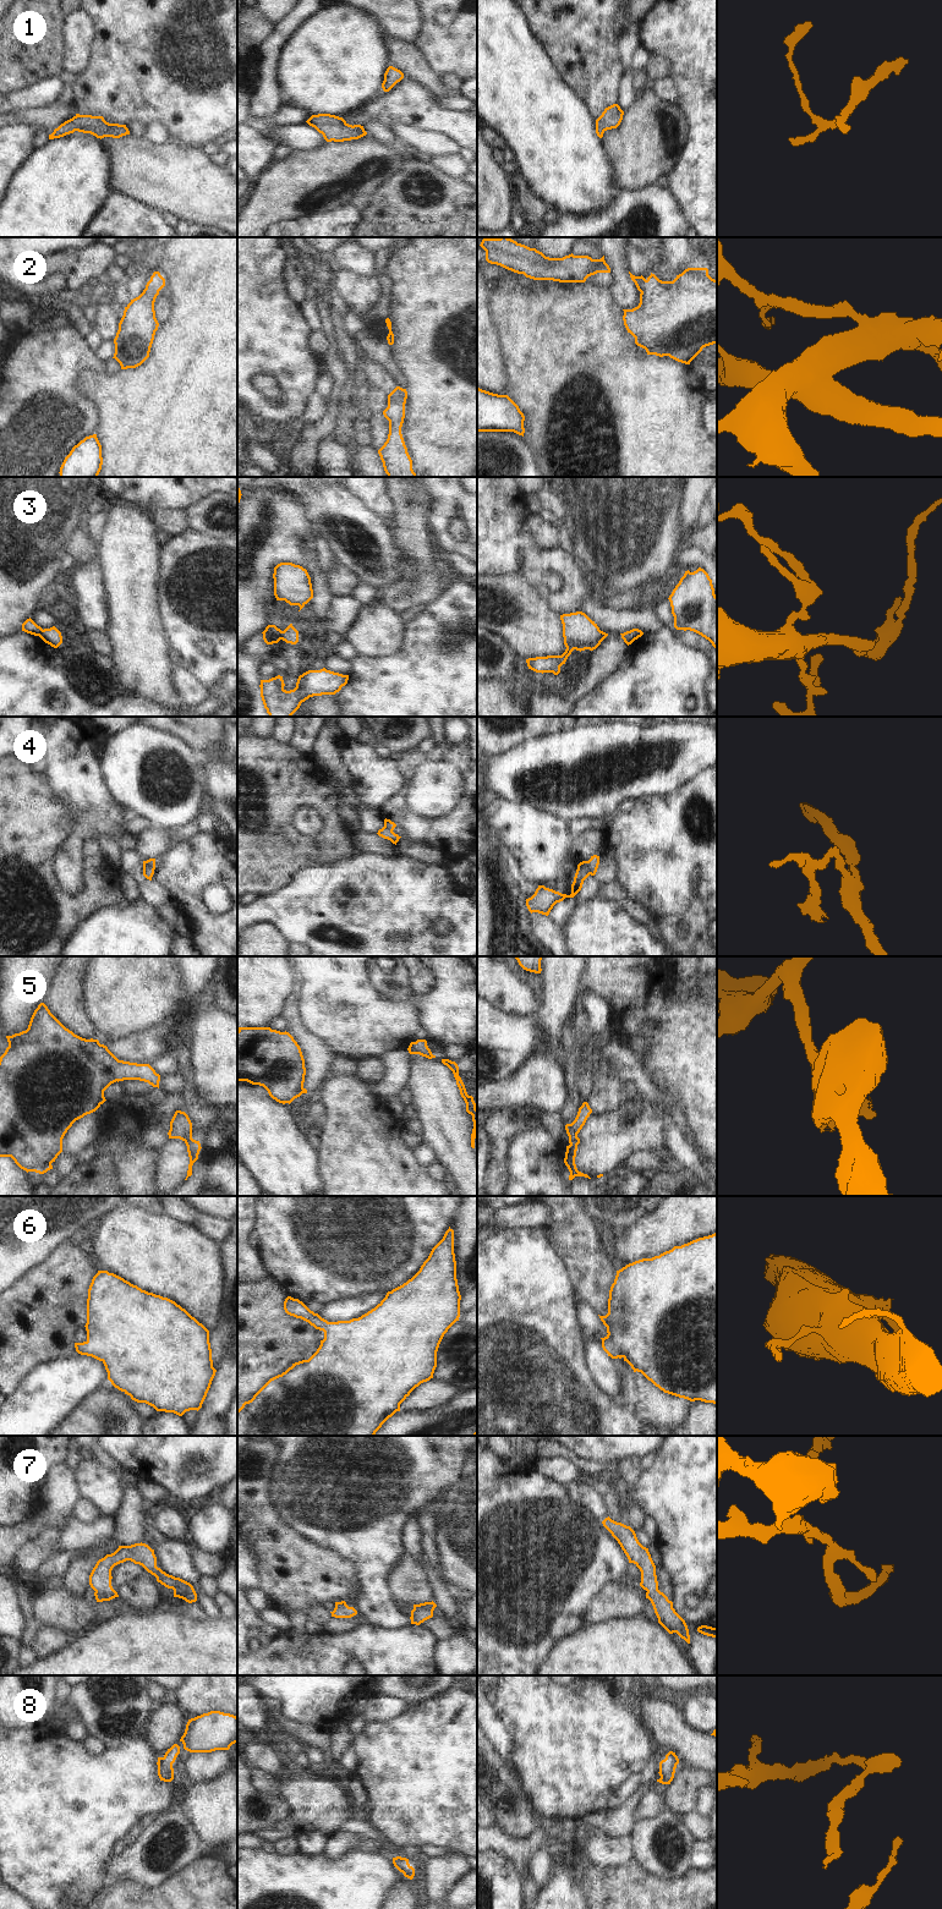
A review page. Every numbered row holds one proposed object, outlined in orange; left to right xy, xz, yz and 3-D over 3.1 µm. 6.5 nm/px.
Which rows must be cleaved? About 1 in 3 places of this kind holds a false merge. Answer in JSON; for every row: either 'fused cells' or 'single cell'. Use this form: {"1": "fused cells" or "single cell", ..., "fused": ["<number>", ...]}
{"1": "single cell", "2": "single cell", "3": "fused cells", "4": "fused cells", "5": "fused cells", "6": "single cell", "7": "single cell", "8": "single cell", "fused": ["3", "4", "5"]}

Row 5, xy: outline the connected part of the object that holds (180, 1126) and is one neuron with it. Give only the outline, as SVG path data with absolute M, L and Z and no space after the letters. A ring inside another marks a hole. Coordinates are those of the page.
M175 1112L168 1135L169 1139L180 1139L185 1142L192 1137L192 1123L185 1112Z

